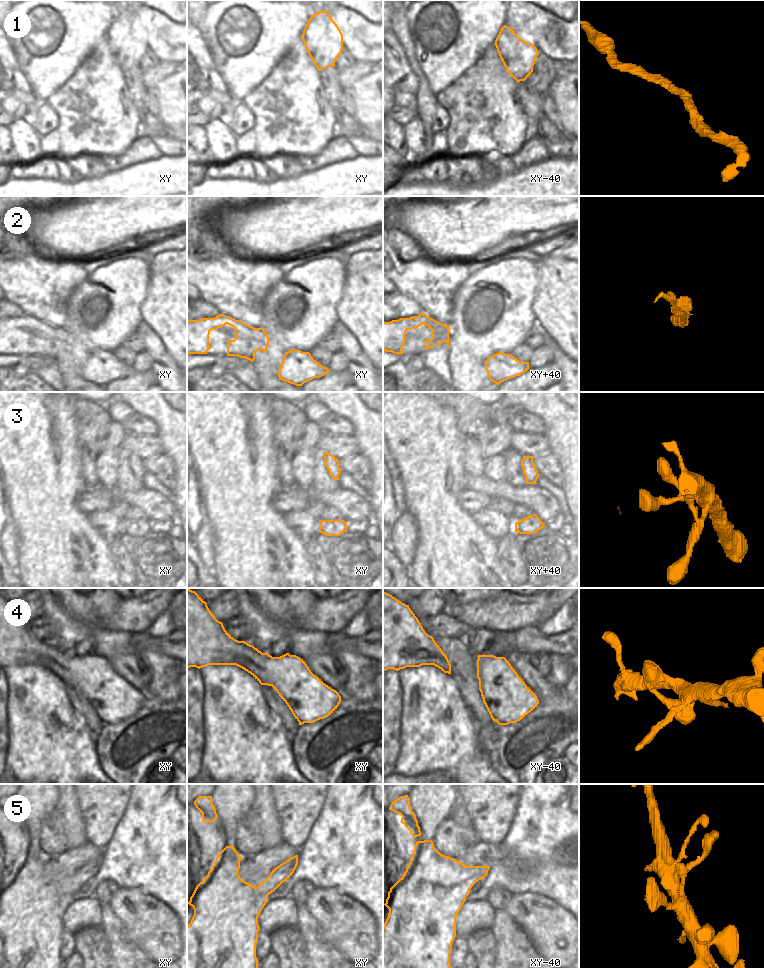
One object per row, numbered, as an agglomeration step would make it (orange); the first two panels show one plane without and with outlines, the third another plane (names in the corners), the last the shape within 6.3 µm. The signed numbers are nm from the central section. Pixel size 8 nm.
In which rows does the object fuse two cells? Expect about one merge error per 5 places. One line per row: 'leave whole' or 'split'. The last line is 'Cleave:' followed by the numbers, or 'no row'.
1: leave whole
2: leave whole
3: leave whole
4: leave whole
5: leave whole
Cleave: no row

